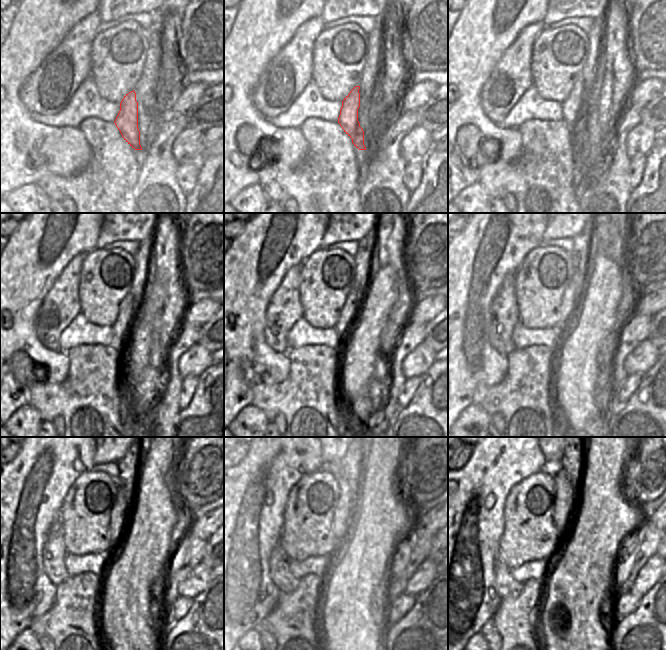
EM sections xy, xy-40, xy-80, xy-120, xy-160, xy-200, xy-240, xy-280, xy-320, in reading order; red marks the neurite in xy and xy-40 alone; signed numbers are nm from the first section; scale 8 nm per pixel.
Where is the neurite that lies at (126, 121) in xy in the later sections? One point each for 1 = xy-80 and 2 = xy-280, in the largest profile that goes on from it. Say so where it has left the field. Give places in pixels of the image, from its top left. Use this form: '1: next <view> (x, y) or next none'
1: next xy-80 (572, 107)
2: next xy-280 (343, 511)

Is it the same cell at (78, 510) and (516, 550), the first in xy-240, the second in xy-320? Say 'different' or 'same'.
same

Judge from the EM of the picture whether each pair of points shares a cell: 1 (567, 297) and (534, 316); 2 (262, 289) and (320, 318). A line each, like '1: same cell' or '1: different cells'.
1: different cells
2: different cells

